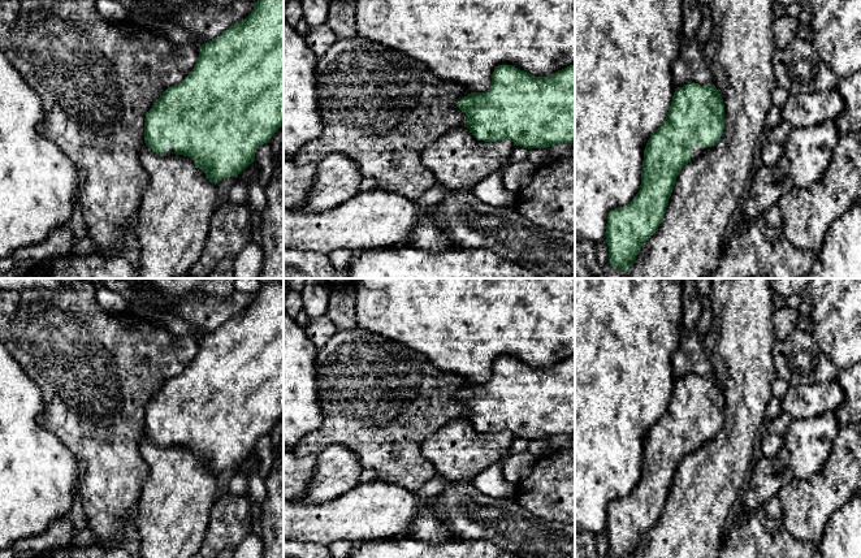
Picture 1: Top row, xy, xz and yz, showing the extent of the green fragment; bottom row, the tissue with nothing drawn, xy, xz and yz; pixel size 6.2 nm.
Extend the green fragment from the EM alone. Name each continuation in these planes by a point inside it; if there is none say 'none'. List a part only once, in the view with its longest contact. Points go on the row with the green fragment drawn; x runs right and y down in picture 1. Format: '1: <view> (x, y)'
1: yz (696, 151)

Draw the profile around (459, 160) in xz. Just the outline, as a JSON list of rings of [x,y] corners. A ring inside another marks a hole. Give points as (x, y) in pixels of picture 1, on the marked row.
[[[458,126],[429,143],[421,161],[446,189],[472,191],[479,181],[507,165],[514,147],[510,139],[477,140],[466,126]]]

